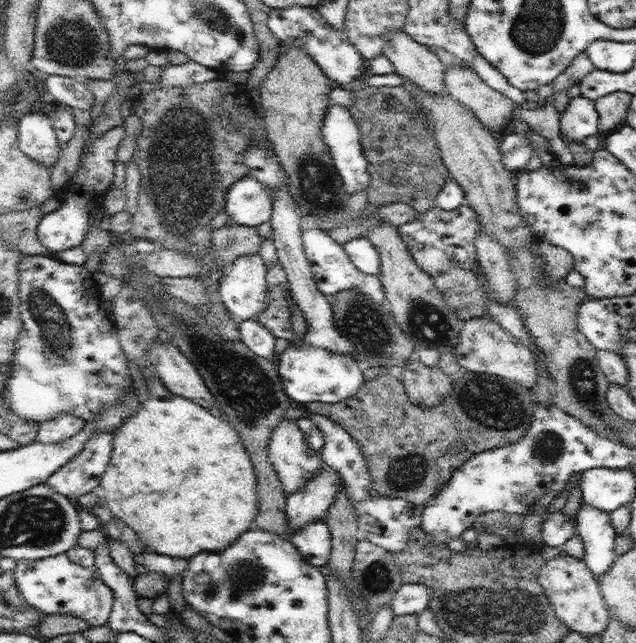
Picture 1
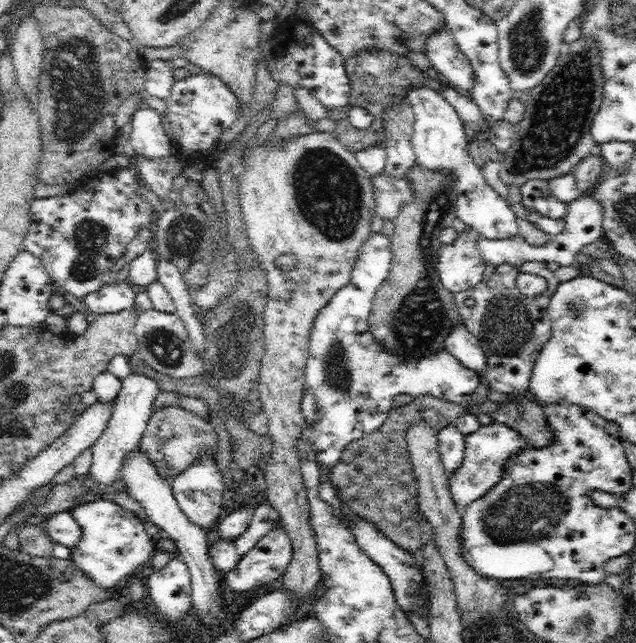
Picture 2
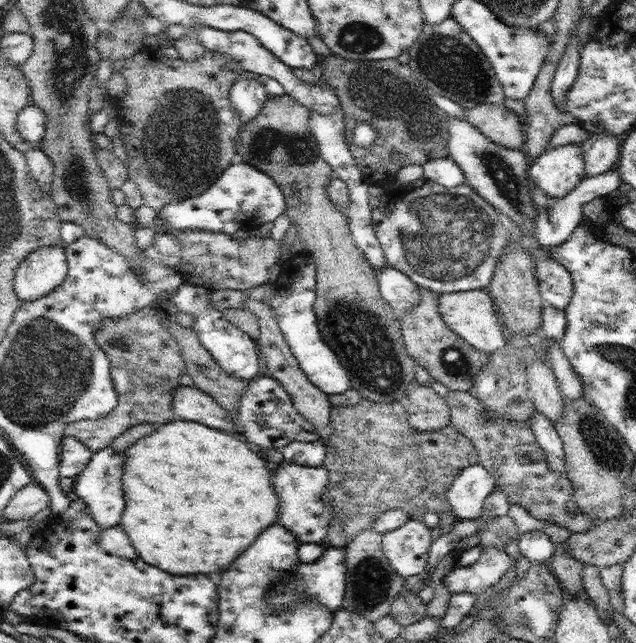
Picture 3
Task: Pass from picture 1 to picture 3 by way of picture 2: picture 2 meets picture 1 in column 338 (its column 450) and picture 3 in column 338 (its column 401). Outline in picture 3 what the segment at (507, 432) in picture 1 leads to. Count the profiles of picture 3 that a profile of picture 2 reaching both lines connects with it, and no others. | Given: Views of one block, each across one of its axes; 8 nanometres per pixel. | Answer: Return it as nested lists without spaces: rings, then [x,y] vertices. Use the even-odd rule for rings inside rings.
[[[362,396],[359,403],[332,407],[330,420],[334,431],[321,464],[329,472],[327,488],[334,512],[325,539],[326,546],[346,547],[358,533],[372,529],[376,518],[387,510],[404,509],[410,518],[420,519],[426,511],[452,514],[448,504],[448,489],[452,481],[464,467],[478,463],[474,444],[450,424],[436,432],[411,431],[407,410],[400,402],[375,403]]]

